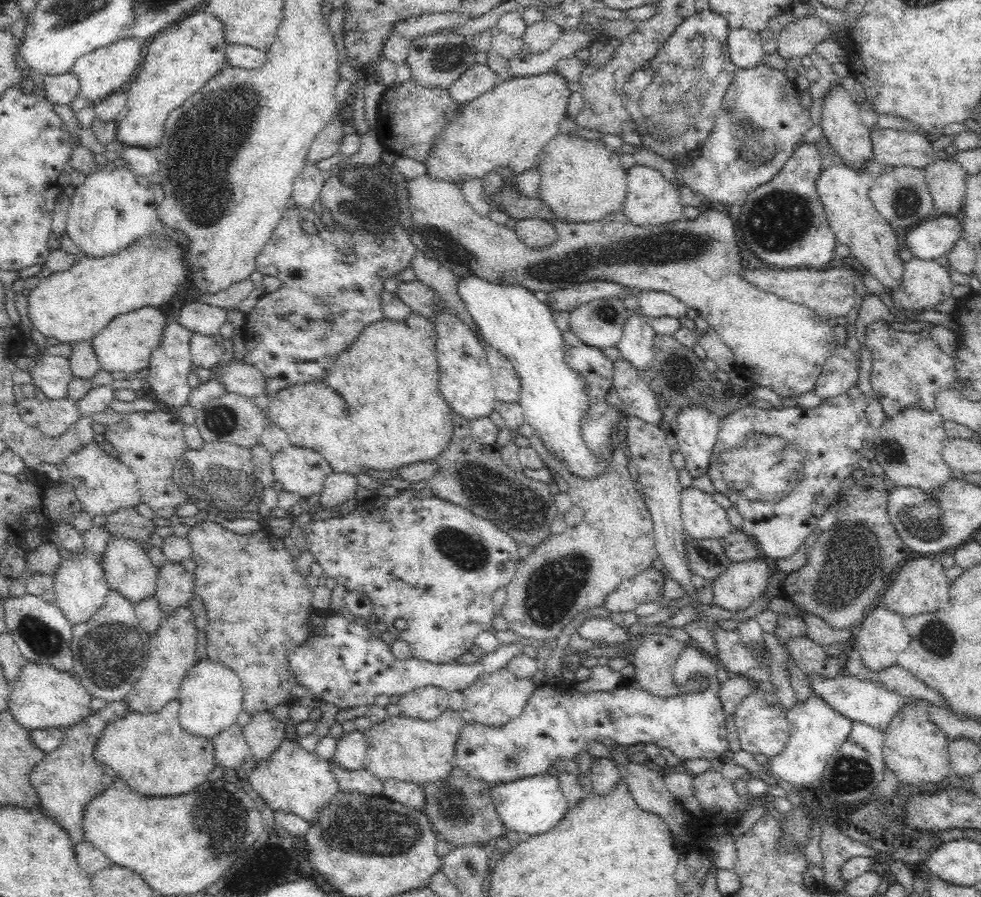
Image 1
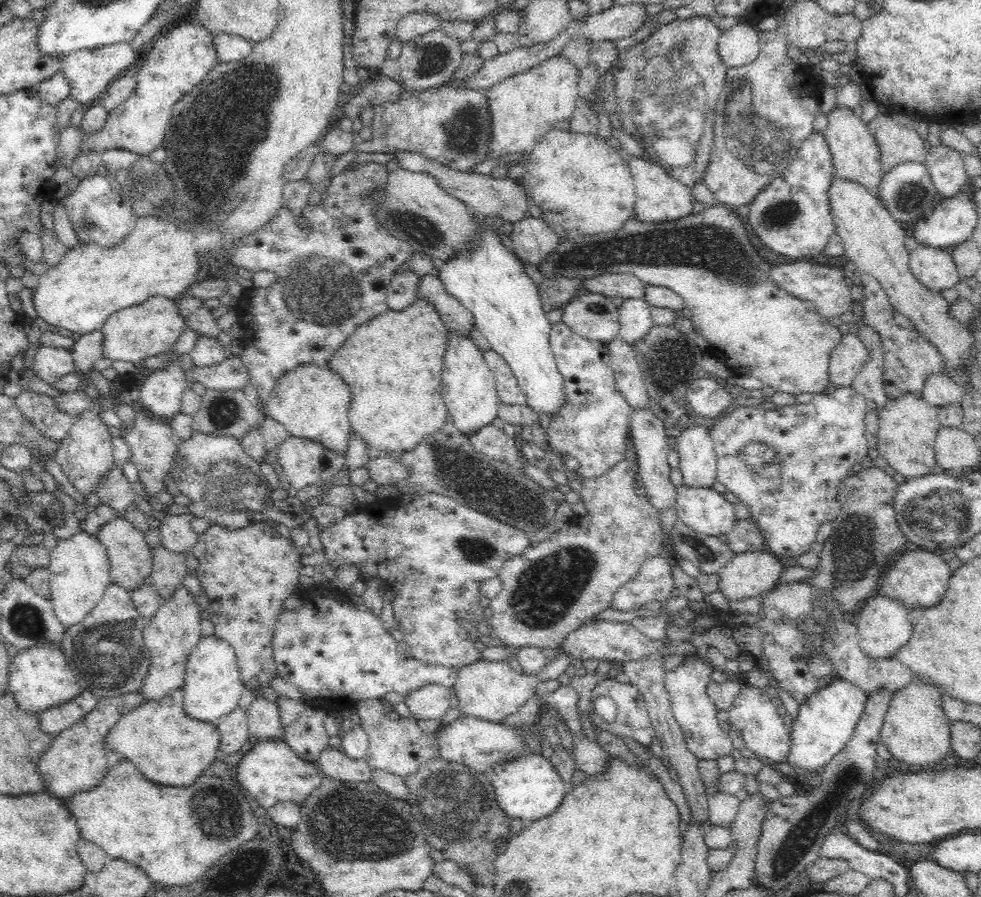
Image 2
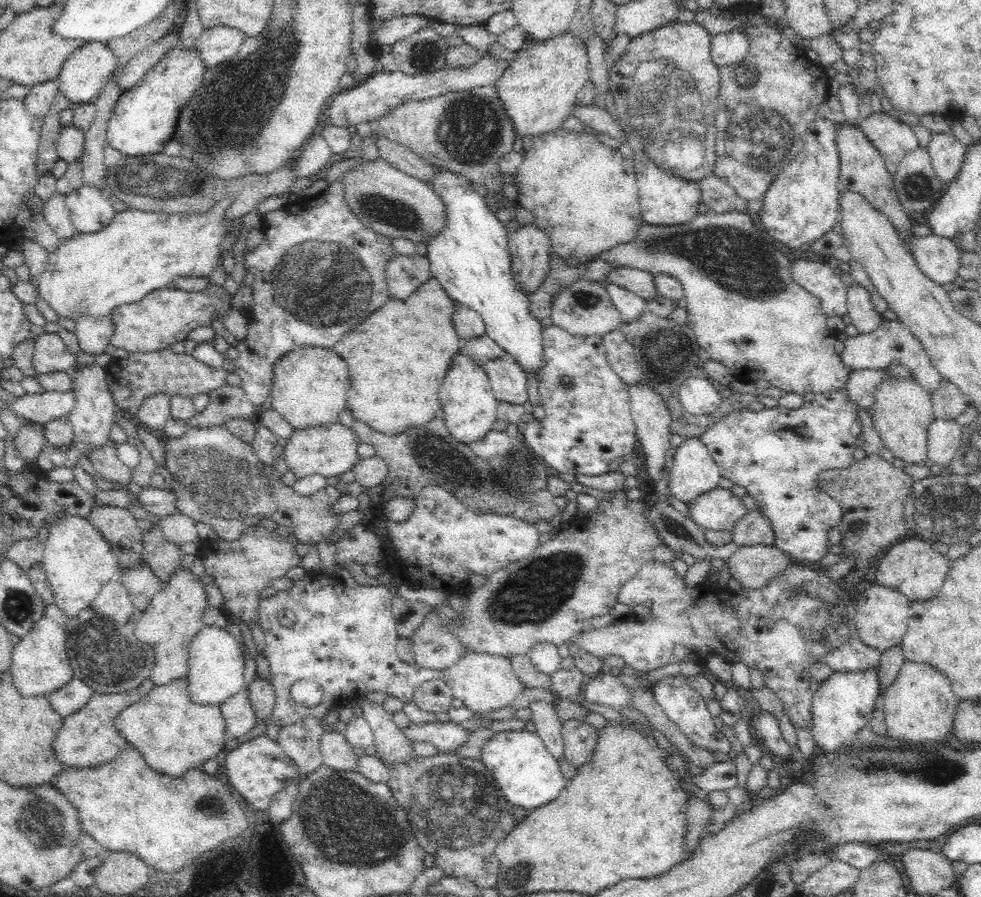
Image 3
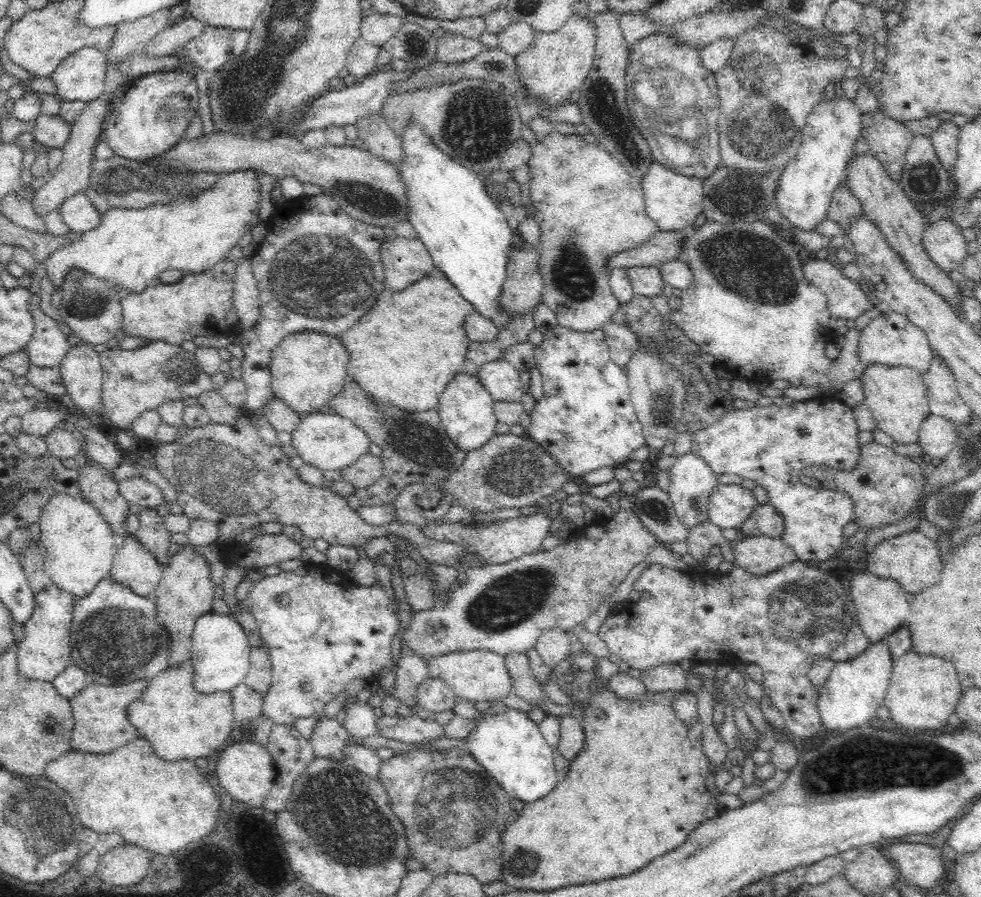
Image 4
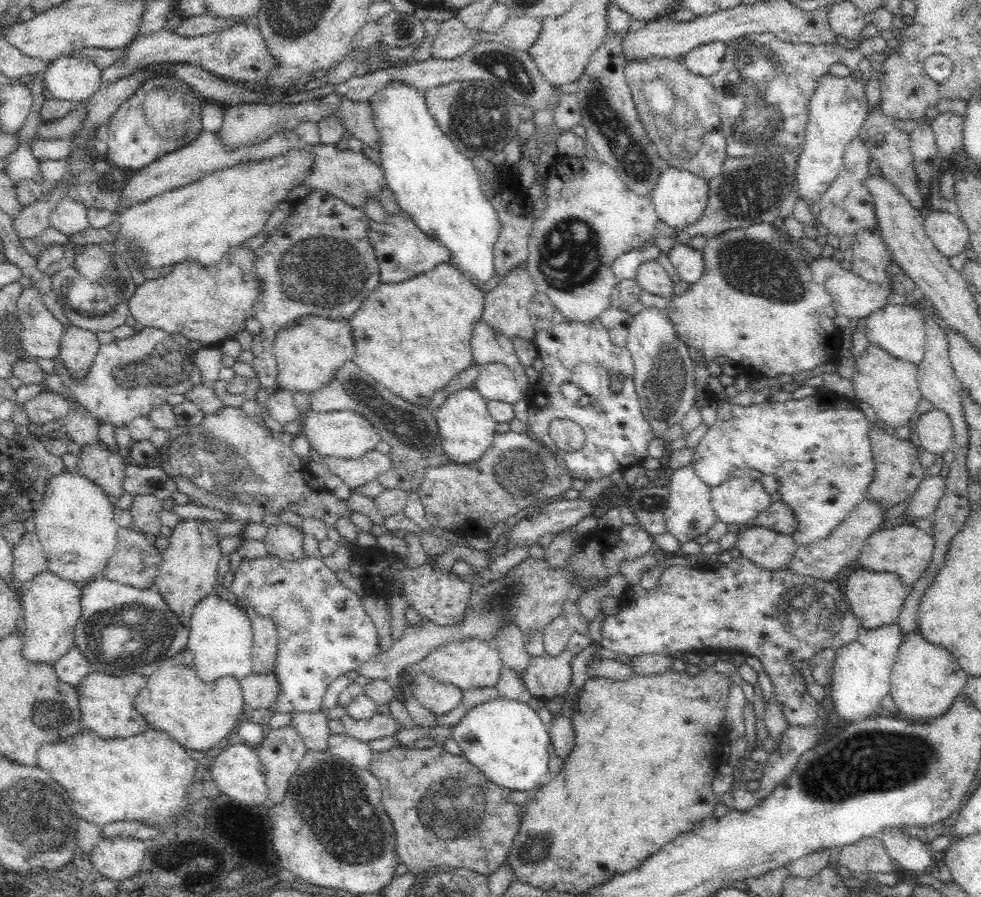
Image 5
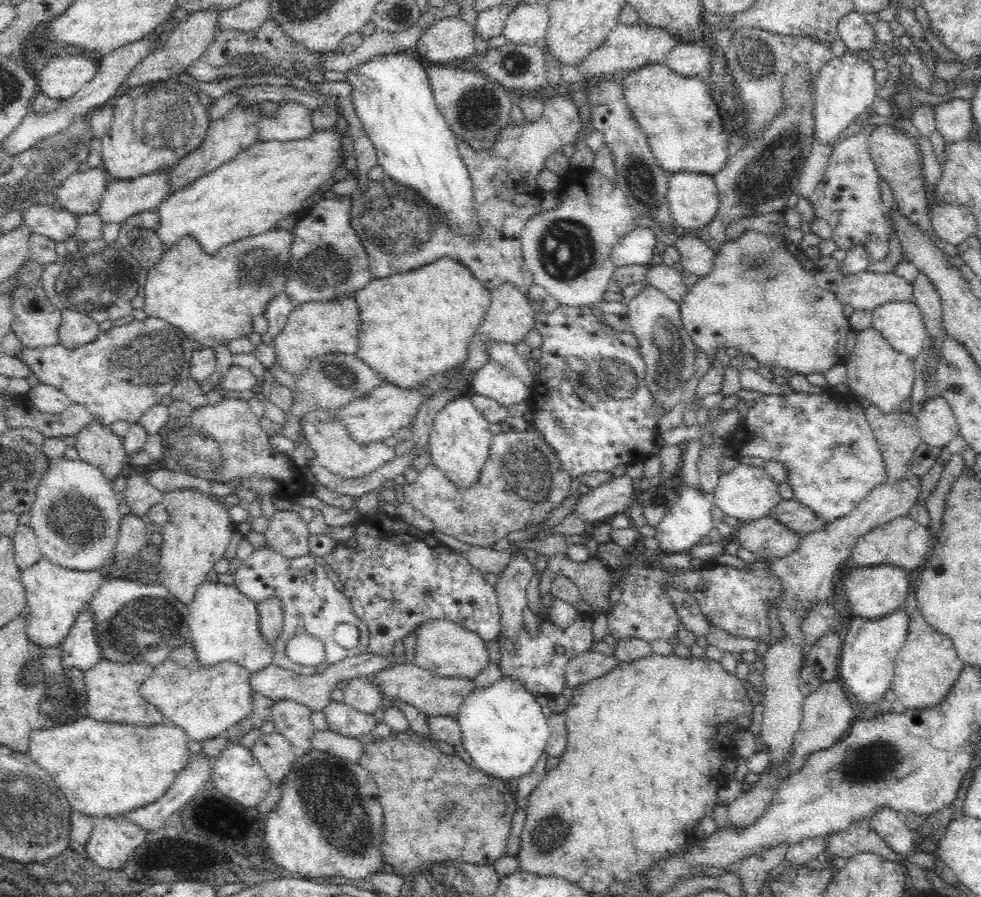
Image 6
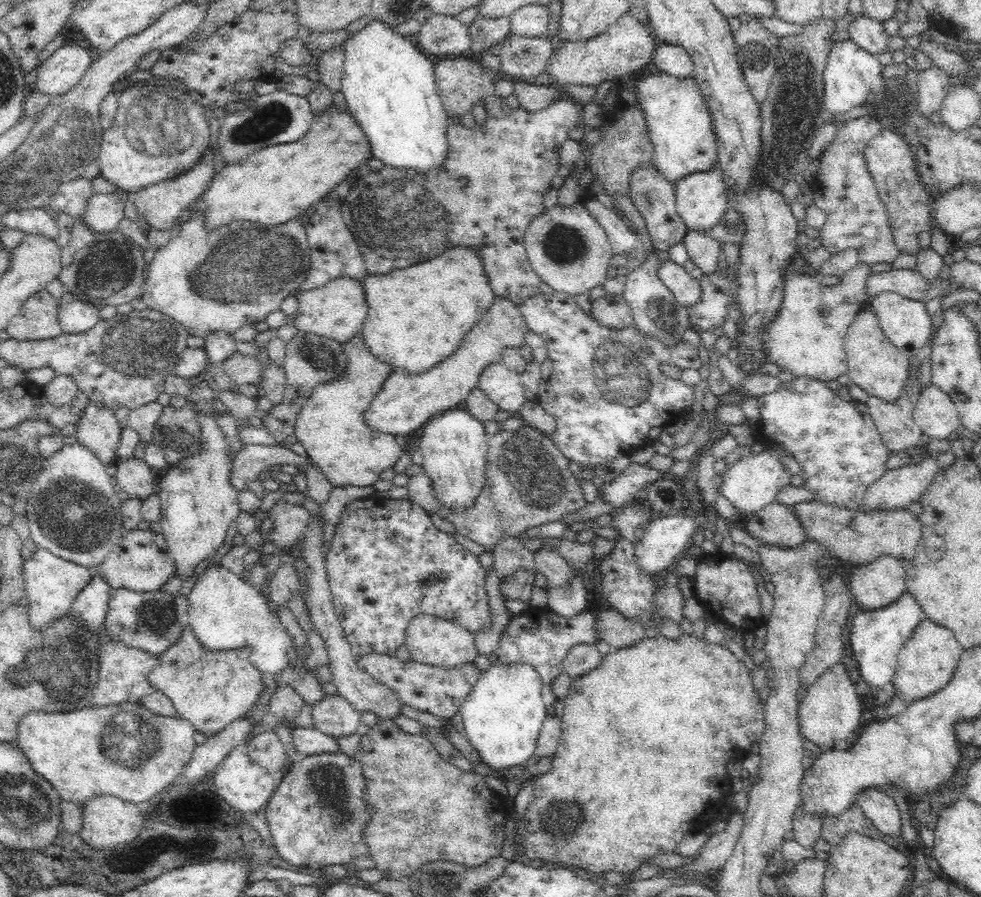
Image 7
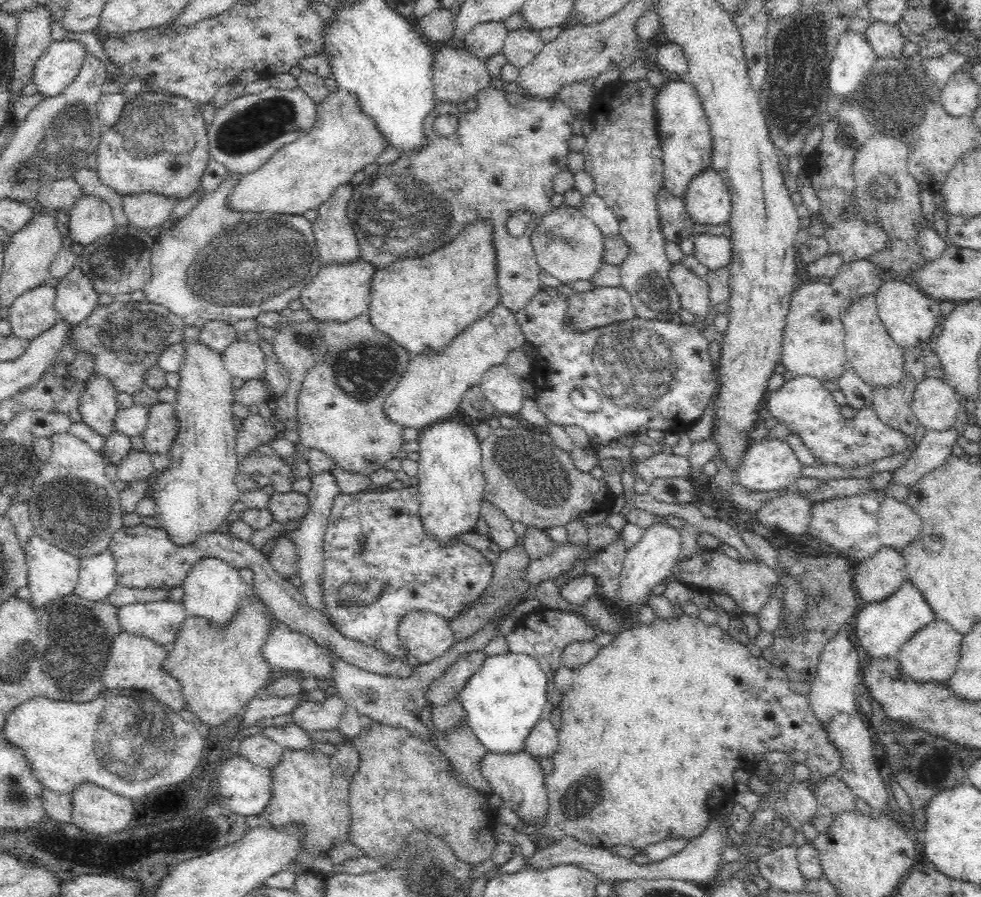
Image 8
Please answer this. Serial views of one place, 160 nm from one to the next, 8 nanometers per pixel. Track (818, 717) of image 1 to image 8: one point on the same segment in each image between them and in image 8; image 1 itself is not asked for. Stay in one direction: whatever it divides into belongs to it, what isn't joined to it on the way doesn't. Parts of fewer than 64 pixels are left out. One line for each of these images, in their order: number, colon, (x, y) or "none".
2: (825, 722)
3: (843, 704)
4: (854, 689)
5: (861, 678)
6: (869, 651)
7: (876, 636)
8: (882, 628)

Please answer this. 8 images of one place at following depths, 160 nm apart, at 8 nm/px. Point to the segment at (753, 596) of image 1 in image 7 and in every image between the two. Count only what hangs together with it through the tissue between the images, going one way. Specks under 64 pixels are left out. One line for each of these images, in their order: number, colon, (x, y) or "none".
2: (750, 574)
3: (753, 567)
4: (760, 555)
5: (768, 549)
6: (767, 538)
7: (776, 525)

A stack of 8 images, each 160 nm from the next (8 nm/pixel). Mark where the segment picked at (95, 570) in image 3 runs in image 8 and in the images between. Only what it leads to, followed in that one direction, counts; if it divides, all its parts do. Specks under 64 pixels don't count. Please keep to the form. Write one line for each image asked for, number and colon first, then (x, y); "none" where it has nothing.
4: (78, 546)
5: (75, 523)
6: (75, 517)
7: (74, 512)
8: (73, 505)

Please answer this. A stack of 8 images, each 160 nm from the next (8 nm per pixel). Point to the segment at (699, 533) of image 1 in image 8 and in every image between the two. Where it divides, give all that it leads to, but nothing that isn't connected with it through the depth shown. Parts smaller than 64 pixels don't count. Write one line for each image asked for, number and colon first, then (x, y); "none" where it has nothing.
2: (704, 510)
3: (718, 509)
4: (730, 505)
5: (739, 500)
6: (747, 493)
7: (752, 482)
8: (770, 464)

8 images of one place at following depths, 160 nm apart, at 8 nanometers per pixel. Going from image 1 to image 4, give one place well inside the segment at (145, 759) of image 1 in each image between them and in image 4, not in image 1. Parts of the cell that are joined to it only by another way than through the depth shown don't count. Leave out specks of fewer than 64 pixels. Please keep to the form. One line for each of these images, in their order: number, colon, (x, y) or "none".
2: (157, 737)
3: (173, 735)
4: (180, 723)

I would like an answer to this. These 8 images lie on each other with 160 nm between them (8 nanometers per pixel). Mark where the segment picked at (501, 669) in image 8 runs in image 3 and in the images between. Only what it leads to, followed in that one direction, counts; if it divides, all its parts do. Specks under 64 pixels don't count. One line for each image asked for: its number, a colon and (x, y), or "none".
3: (529, 776)
4: (509, 745)
5: (506, 740)
6: (503, 729)
7: (502, 715)

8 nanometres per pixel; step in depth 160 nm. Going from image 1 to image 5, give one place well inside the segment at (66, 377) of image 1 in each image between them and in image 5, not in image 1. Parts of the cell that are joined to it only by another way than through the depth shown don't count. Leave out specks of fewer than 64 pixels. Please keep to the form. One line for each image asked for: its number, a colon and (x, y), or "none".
2: (50, 363)
3: (50, 354)
4: (48, 345)
5: (40, 334)

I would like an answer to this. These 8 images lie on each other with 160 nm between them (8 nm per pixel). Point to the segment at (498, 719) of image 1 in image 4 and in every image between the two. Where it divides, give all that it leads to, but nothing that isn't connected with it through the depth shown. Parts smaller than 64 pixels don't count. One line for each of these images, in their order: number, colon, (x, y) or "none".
2: (492, 691)
3: (484, 682)
4: (474, 675)

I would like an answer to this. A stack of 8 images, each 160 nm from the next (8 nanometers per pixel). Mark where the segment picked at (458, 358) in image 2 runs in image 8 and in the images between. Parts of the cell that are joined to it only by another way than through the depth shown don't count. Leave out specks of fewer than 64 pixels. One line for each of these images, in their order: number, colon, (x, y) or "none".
3: (470, 408)
4: (465, 406)
5: (465, 424)
6: (459, 440)
7: (454, 444)
8: (451, 485)

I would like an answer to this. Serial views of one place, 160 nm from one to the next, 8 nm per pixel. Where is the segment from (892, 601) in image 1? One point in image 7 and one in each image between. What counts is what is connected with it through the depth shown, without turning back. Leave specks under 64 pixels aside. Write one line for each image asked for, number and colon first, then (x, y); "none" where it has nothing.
2: (919, 578)
3: (911, 566)
4: (911, 559)
5: (905, 550)
6: (903, 543)
7: (859, 537)

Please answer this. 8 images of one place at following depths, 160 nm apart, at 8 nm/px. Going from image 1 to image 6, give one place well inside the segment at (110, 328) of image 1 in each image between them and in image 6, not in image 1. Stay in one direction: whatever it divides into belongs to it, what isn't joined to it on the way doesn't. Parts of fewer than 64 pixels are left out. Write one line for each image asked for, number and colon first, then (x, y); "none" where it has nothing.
2: (135, 333)
3: (155, 322)
4: (200, 304)
5: (212, 304)
6: (213, 299)

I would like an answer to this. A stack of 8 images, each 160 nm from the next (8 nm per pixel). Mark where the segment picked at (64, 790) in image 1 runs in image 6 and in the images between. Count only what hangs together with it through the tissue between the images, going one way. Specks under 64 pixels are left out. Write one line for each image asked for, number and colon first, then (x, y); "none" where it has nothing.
2: (76, 760)
3: (87, 738)
4: (101, 725)
5: (106, 701)
6: (113, 688)

